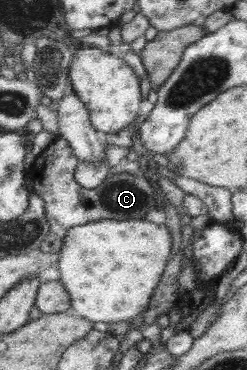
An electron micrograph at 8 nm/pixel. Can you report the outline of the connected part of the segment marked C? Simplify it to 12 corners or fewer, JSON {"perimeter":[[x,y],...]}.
{"perimeter":[[58,135],[27,169],[50,226],[38,247],[59,255],[71,227],[145,220],[163,193],[140,173],[86,189]]}

